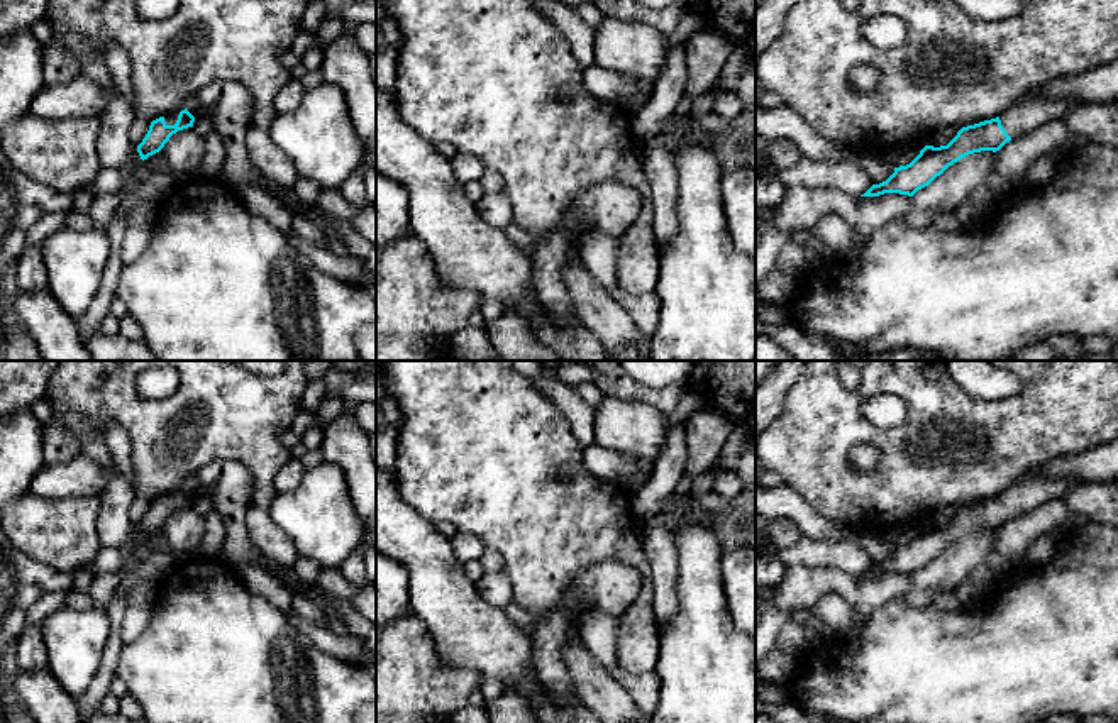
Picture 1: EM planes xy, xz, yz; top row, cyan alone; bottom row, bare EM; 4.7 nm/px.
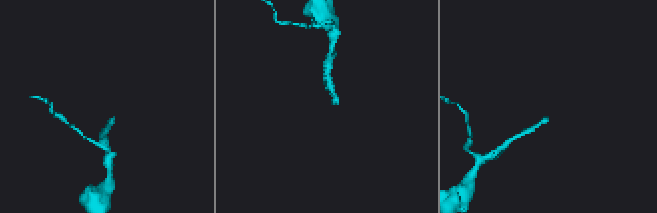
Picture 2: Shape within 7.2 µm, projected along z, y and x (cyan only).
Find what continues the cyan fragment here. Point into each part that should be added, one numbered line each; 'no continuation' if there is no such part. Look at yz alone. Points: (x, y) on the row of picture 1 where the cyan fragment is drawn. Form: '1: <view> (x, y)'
1: yz (1030, 112)

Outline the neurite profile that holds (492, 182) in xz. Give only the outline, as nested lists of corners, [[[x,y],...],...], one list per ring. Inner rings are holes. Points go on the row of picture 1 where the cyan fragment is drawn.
[[[484,171],[479,179],[484,193],[503,191],[503,178],[496,171]]]

